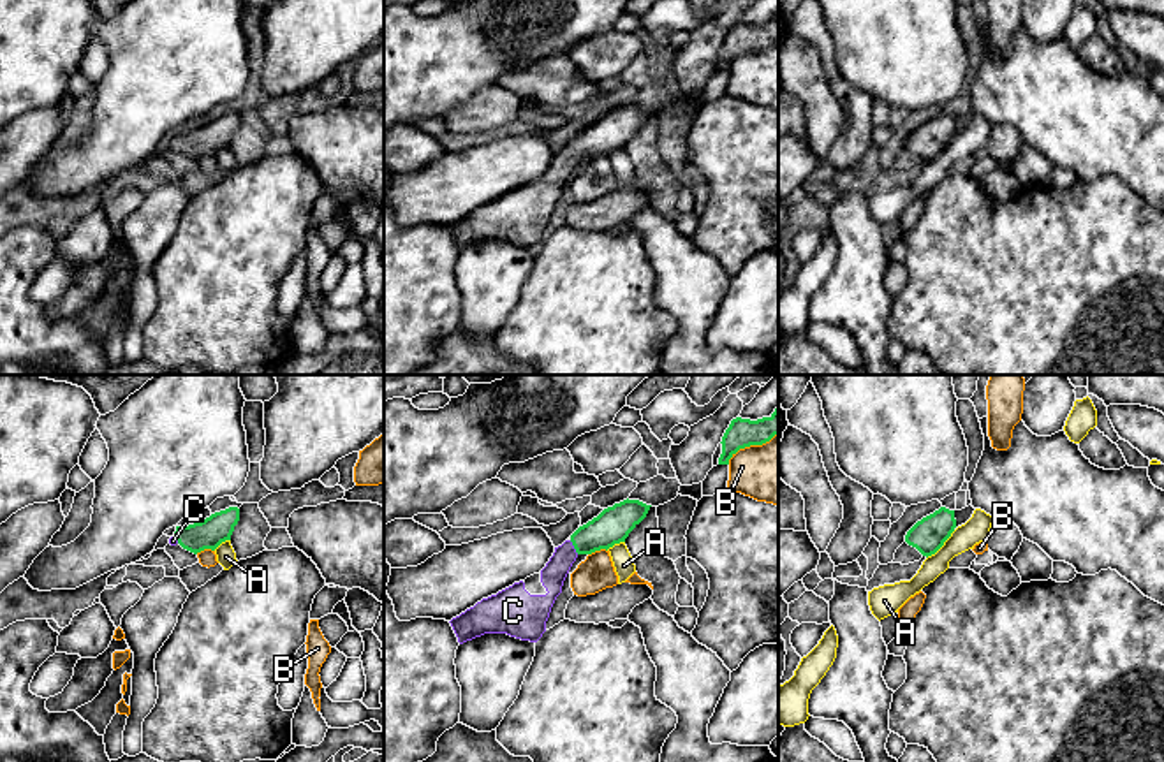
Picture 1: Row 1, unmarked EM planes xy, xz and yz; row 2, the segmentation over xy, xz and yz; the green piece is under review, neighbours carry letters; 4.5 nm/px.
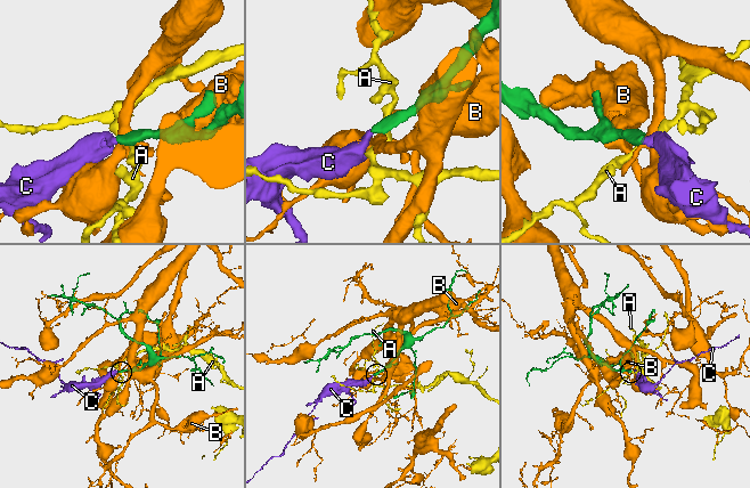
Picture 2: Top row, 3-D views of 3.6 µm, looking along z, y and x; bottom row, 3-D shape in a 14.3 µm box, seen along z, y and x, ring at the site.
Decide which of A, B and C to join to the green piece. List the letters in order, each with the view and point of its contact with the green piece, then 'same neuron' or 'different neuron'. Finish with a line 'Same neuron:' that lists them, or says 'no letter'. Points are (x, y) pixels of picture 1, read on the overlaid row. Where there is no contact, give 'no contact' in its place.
A: yz (941, 546) | different neuron
B: xz (751, 444) | different neuron
C: xz (574, 548) | same neuron
Same neuron: C

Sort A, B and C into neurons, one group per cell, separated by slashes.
A / B / C

